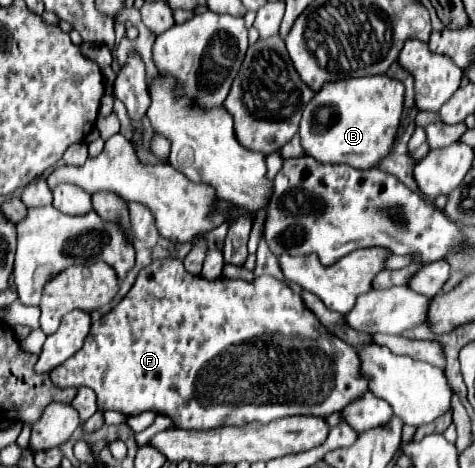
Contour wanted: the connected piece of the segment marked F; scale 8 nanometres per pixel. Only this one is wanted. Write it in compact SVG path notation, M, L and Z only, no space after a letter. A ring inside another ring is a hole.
M154 260L150 266L140 270L134 286L130 292L122 298L122 302L112 308L108 314L104 314L98 322L92 324L90 334L86 336L86 342L80 352L76 352L72 358L62 362L50 372L52 384L60 388L70 386L88 386L98 396L98 410L116 410L126 416L134 416L146 410L152 410L156 414L166 414L174 420L178 428L186 430L210 430L216 426L240 426L248 424L252 420L256 422L272 422L286 416L328 416L334 412L342 412L344 406L354 402L356 398L362 398L368 392L368 376L360 370L360 358L352 346L348 346L344 340L332 336L326 332L326 328L320 324L320 320L314 316L310 308L304 306L298 294L294 294L286 284L272 276L260 276L254 280L254 284L248 284L240 278L216 278L206 280L202 276L194 276L186 272L182 260Z

